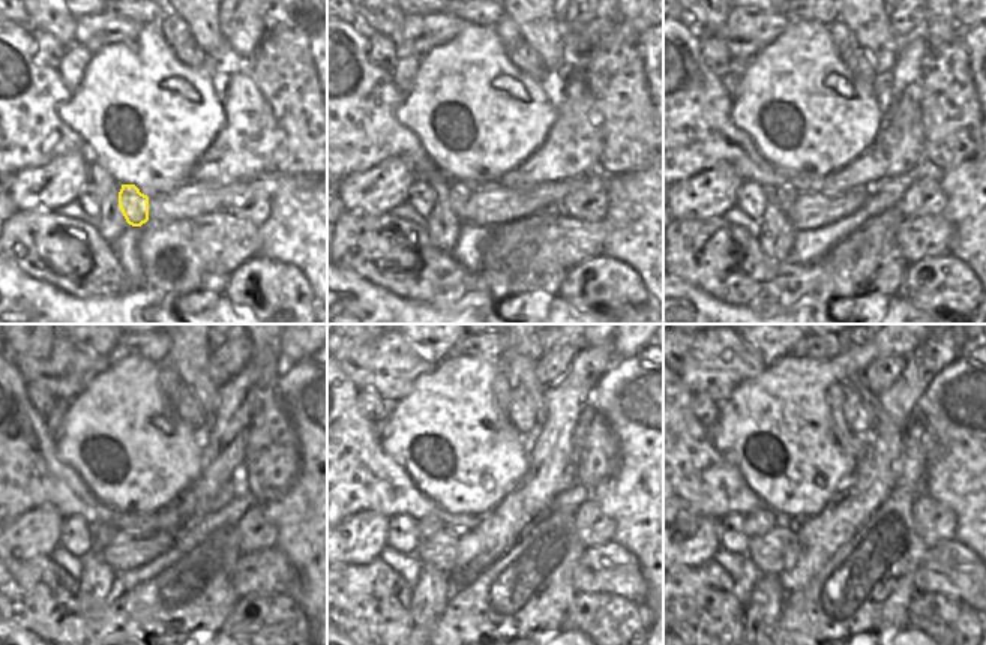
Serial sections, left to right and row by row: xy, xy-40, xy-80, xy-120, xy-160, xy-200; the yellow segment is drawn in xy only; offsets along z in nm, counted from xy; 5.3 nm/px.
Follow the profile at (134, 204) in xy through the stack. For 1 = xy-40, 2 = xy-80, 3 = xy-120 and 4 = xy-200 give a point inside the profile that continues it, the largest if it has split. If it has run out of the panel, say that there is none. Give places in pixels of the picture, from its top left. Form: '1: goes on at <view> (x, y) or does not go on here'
1: goes on at xy-40 (459, 192)
2: goes on at xy-80 (784, 195)
3: goes on at xy-120 (101, 533)
4: goes on at xy-200 (758, 522)

